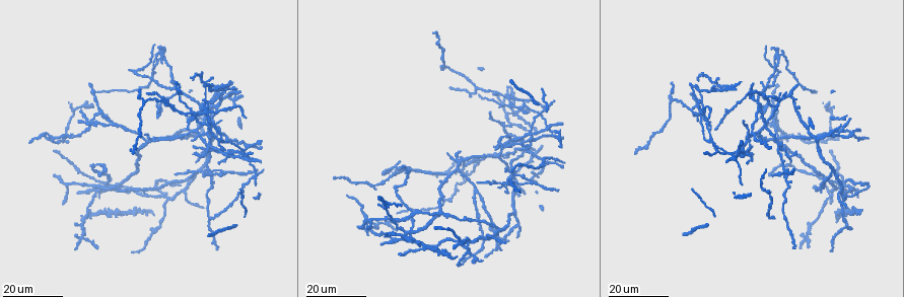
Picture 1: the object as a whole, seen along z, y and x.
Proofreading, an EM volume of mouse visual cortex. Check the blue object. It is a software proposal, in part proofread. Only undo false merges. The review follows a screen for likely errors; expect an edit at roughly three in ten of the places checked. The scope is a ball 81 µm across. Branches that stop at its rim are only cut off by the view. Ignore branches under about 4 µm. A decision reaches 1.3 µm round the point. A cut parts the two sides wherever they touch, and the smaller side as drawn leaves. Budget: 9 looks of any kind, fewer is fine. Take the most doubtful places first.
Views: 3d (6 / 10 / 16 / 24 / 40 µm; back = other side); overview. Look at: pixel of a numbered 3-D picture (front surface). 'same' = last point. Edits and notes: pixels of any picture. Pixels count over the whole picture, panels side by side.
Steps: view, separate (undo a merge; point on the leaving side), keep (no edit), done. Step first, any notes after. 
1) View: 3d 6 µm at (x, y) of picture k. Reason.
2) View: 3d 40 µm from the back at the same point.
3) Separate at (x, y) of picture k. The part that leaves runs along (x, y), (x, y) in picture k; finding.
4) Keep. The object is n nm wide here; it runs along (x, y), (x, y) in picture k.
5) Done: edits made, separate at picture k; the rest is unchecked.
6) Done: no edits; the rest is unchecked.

View: 3d 24 µm at (210, 112) of picture 1. Four arms meet.

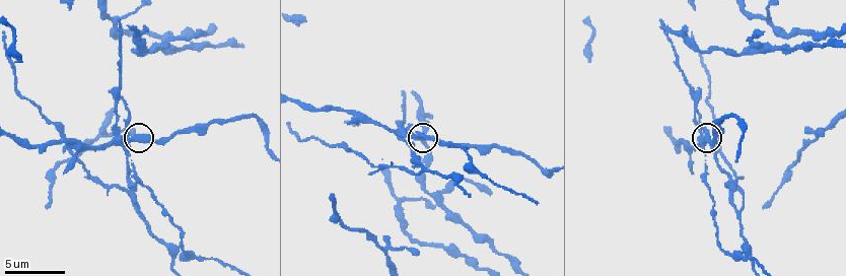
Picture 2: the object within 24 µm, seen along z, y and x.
View: 3d 10 µm at (133, 139) of picture 2.

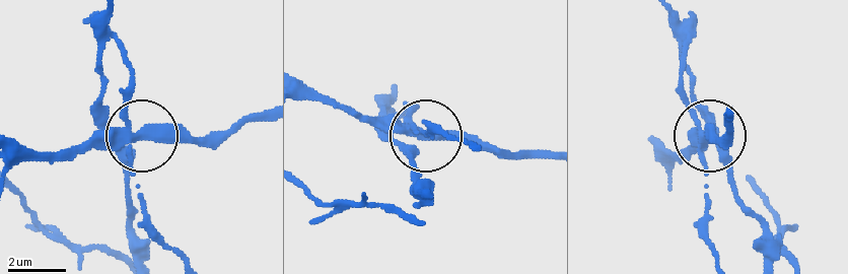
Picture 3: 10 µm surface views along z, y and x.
Separate at (97, 106) of picture 3. The part that leaves runs along (132, 135), (144, 220), (175, 257) in picture 3; a second neuron is stuck on.

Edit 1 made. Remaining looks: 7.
View: overview.

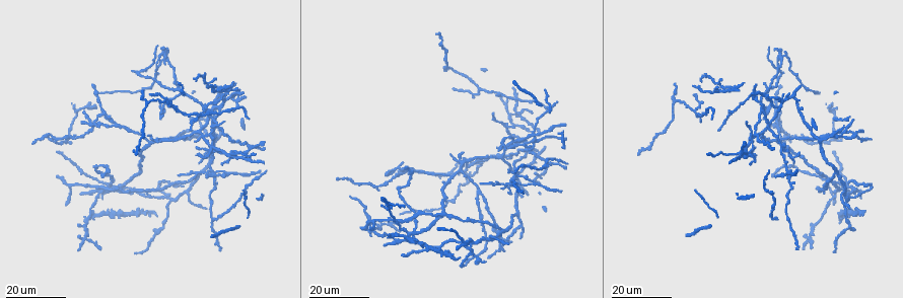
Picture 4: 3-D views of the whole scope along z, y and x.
View: 3d 16 µm at (511, 149) of picture 4. Two arms in line, one across.

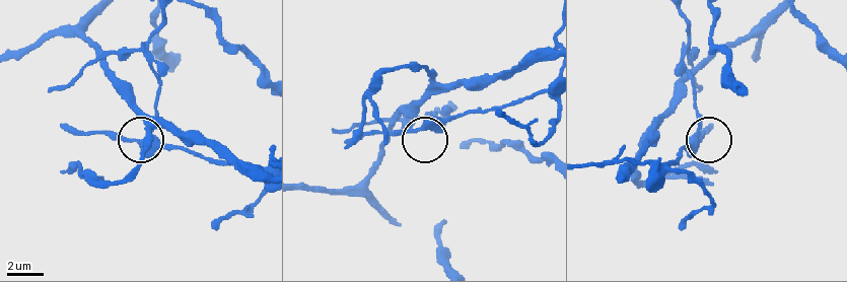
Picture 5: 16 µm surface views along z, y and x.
View: 3d 10 µm at (427, 127) of picture 5. Closer look.

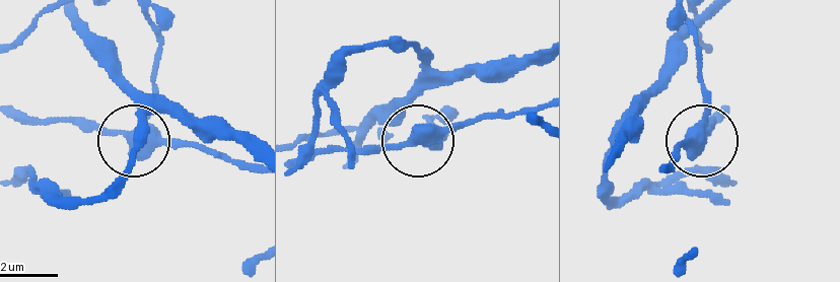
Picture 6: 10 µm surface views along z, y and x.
Keep. 3 arms meet here; one neuron here.

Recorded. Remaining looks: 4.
View: 3d 16 µm at (204, 136) of picture 4. Looks like a crossing.

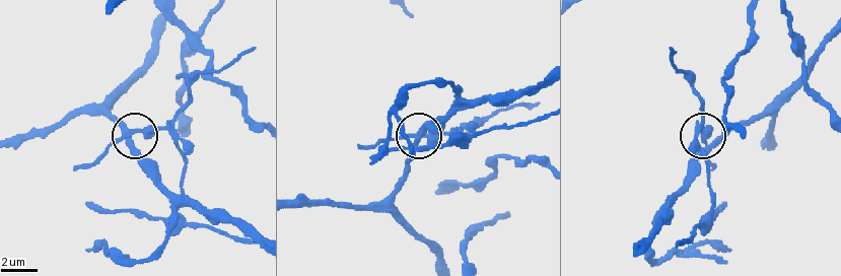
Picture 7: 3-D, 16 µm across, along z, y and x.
View: 3d 6 µm at (714, 144) of picture 7. Closer look.

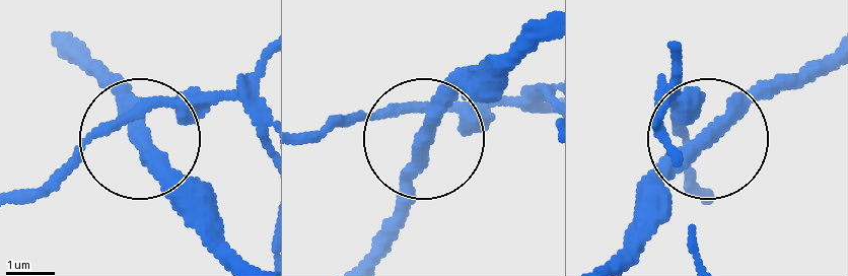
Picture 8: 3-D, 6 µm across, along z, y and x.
Keep. It runs along (91, 55), (140, 144), (208, 213) in picture 8; continuous, no second neuron.

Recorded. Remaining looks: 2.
View: 3d 24 µm at (768, 88) of picture 4. Arms part here.

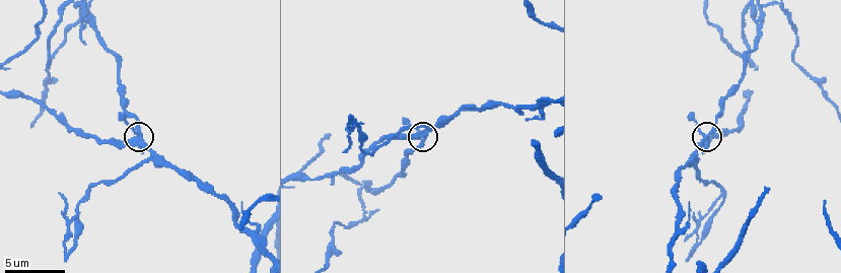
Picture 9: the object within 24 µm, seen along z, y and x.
View: 3d 6 µm at (710, 134) of picture 9.

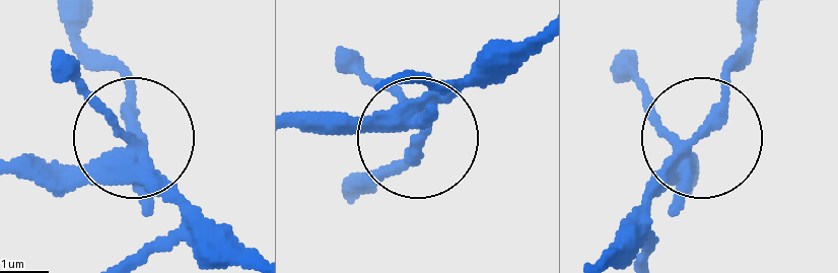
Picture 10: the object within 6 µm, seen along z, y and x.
Keep. 3 arms meet here; continuous, no second neuron.

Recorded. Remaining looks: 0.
Done: edits made, separate at picture 3; the rest is unchecked.

